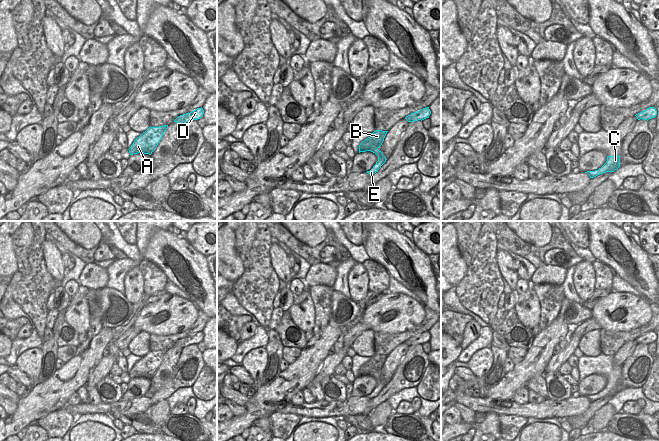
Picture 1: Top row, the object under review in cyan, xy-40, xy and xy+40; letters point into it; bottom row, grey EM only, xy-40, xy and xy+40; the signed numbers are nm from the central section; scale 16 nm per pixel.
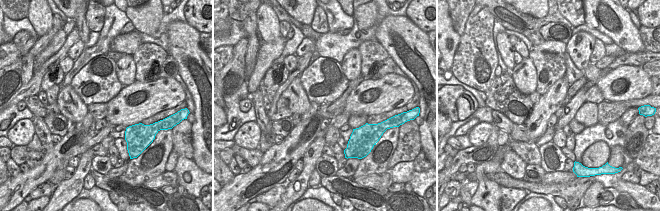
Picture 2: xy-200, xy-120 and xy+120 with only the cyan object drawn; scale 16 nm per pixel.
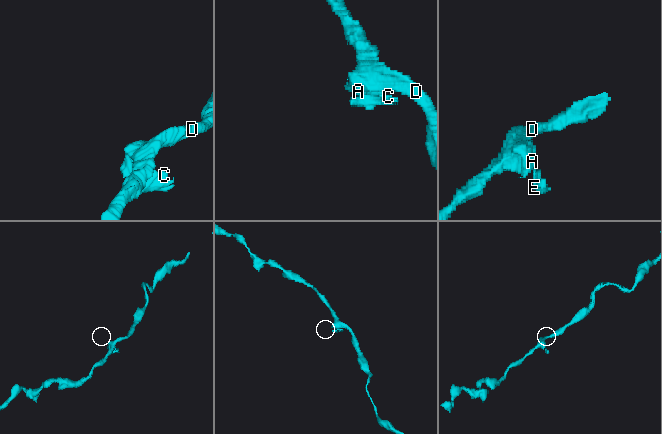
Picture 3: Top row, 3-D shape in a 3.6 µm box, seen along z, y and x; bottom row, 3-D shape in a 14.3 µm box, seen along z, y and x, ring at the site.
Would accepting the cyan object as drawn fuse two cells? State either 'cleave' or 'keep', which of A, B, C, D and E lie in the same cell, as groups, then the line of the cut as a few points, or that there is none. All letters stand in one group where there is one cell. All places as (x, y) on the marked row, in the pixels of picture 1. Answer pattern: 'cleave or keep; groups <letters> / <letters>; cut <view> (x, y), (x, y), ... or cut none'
keep; groups A B C D E; cut none

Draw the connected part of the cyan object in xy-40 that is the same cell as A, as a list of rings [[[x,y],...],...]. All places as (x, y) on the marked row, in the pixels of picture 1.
[[[168,125],[159,127],[149,127],[139,137],[137,137],[128,149],[130,155],[144,153],[151,155],[160,142]]]

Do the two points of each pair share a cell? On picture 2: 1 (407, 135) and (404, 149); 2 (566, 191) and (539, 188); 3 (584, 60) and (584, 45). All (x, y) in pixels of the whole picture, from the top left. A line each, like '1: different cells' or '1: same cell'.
1: same cell
2: same cell
3: same cell

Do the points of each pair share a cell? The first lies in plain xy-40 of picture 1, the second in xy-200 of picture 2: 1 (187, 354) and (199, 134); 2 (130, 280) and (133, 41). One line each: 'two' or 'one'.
1: two
2: two

